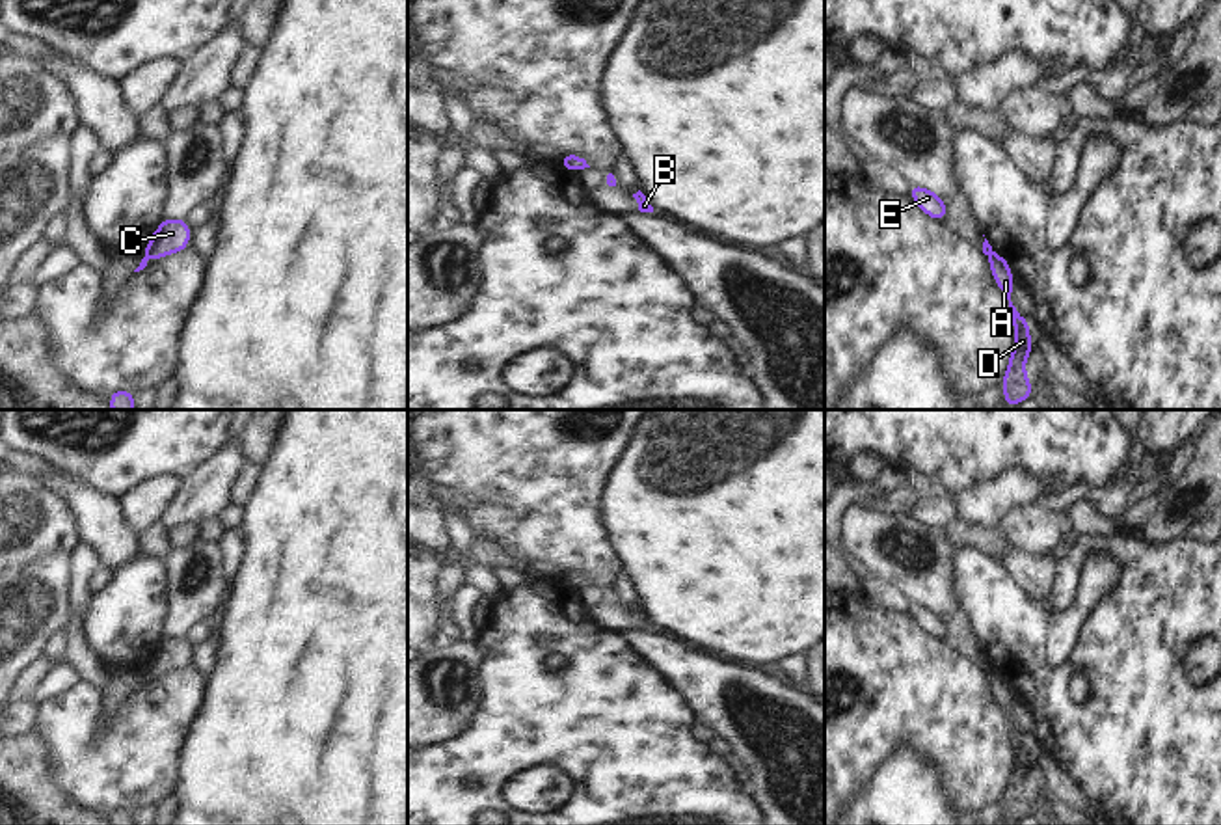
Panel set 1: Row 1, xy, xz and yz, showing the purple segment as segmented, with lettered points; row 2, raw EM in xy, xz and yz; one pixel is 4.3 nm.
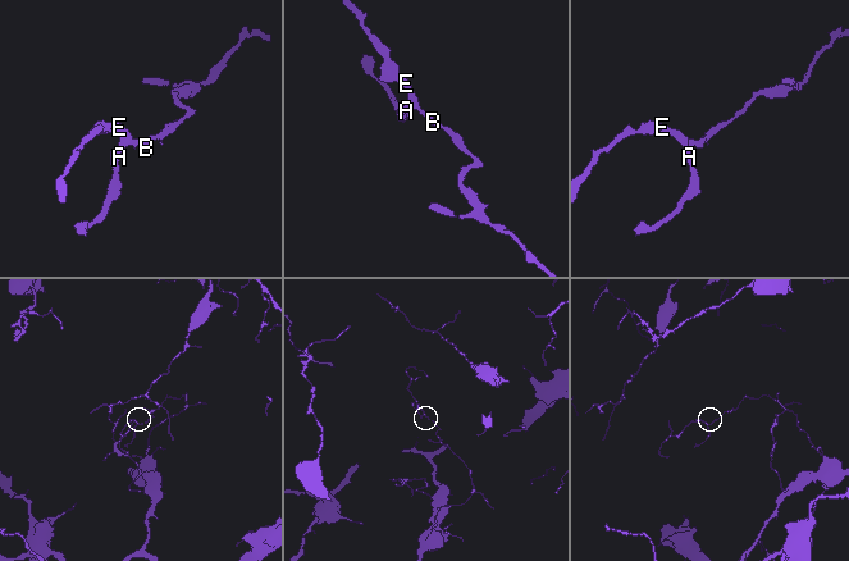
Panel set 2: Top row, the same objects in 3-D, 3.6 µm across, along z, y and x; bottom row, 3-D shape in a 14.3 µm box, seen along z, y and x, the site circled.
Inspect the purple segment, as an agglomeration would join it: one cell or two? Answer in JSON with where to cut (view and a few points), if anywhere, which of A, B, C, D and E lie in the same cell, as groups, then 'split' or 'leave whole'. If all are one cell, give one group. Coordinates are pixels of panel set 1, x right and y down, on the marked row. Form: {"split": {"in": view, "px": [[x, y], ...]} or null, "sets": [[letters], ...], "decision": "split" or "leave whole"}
{"split": {"in": "xz", "px": [[563, 157], [572, 168]]}, "sets": [["A", "D"], ["B", "C", "E"]], "decision": "split"}

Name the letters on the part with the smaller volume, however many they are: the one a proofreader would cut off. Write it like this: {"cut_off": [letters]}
{"cut_off": ["A", "D"]}

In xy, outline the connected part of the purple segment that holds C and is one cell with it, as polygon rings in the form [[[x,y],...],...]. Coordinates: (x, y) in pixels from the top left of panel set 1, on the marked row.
[[[164,218],[160,227],[151,237],[145,246],[145,255],[149,259],[160,259],[169,253],[182,251],[190,246],[190,225],[186,220]]]

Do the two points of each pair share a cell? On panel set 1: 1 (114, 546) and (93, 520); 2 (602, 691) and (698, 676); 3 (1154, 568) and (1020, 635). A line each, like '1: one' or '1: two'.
1: one
2: two
3: one

